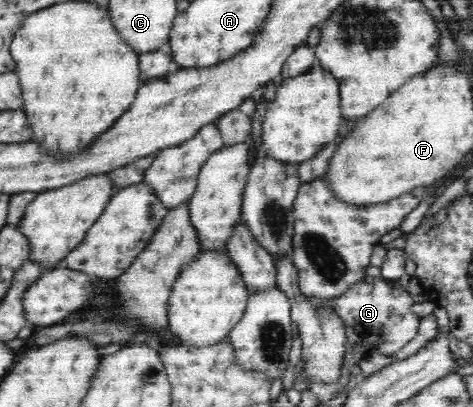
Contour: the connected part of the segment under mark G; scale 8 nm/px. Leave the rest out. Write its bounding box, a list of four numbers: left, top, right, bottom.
[332,275,420,357]

